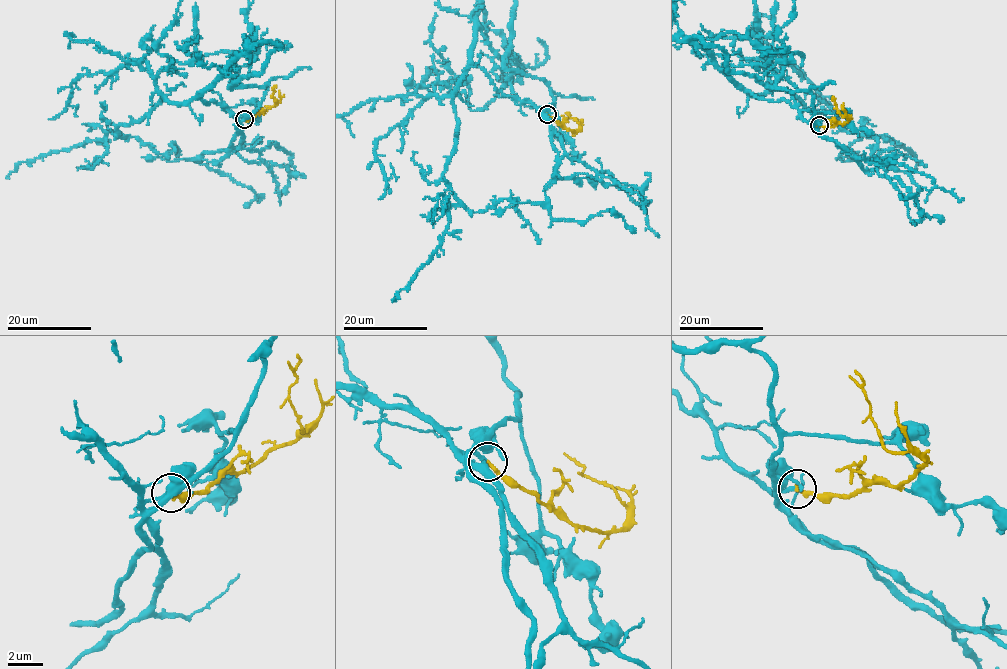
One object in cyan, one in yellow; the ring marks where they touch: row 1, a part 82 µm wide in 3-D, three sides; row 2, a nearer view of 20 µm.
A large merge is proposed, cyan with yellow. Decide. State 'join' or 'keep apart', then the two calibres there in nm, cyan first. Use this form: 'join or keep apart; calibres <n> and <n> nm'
join; calibres 240 and 280 nm

